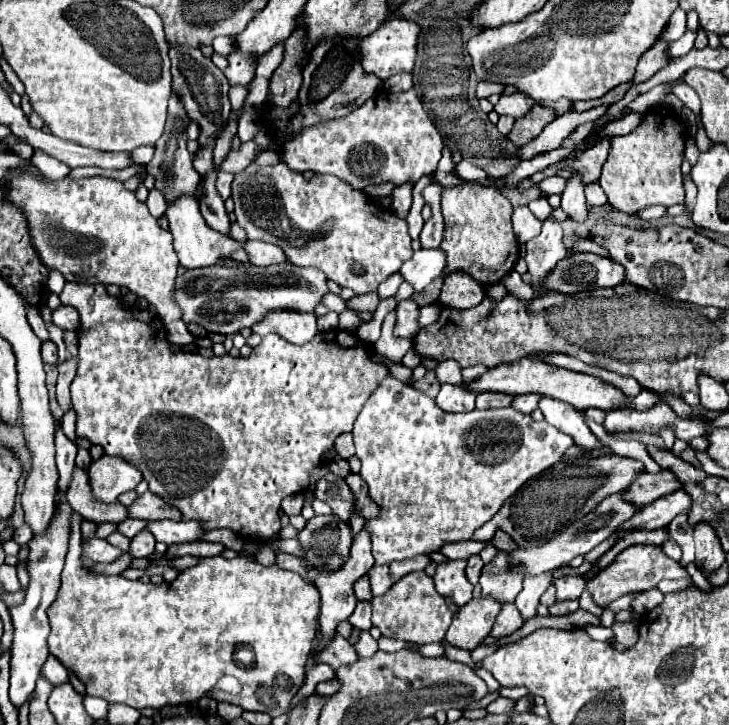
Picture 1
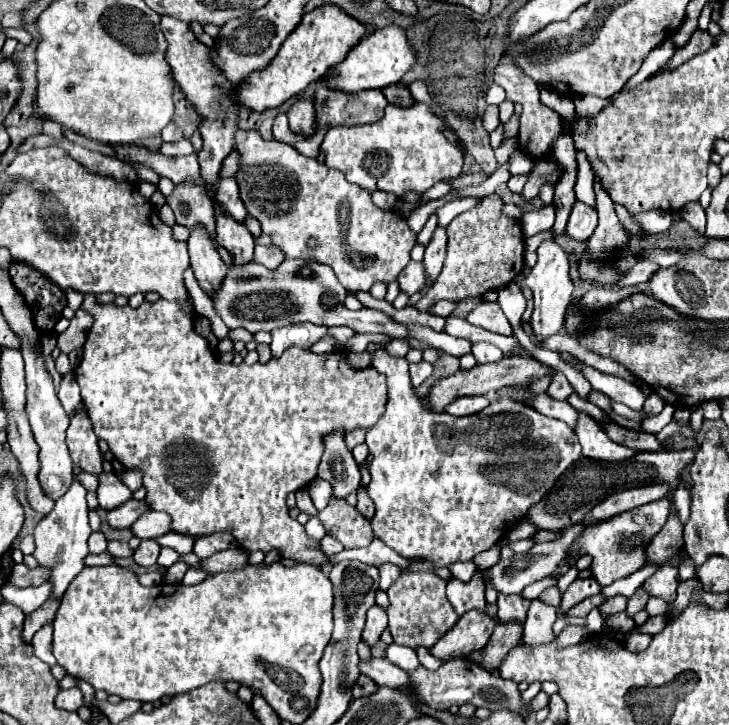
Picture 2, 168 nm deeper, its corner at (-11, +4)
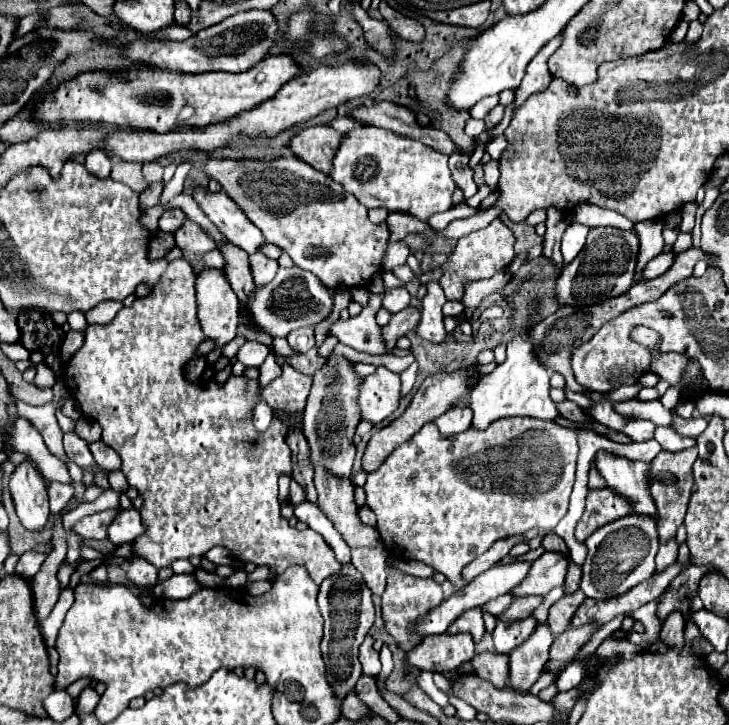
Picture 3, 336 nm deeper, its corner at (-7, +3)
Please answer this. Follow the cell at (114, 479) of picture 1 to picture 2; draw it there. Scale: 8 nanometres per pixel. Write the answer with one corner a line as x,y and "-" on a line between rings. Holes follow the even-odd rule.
126,470
126,472
122,472
122,474
118,474
118,478
132,490
132,492
136,492
140,486
142,486
142,480
140,480
140,472
136,472
136,470

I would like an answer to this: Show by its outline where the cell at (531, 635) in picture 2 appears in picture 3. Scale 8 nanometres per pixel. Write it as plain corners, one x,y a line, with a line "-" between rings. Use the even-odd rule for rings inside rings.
538,623
532,637
518,645
510,653
510,685
520,691
528,691
540,677
542,667
548,661
548,651
554,637
546,623

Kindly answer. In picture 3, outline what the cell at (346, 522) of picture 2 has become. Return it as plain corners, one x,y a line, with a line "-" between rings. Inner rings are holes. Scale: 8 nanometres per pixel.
318,467
314,483
318,491
320,511
332,521
334,529
352,549
380,545
378,531
374,527
364,525
358,517
358,507
354,503
354,487
350,479
334,477
324,467

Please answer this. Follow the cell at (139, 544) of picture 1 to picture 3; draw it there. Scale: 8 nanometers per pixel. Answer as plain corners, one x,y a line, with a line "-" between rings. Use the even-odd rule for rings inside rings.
132,557
126,563
126,575
132,583
136,583
138,587
144,587
144,585
154,585
156,583
158,571
152,563
148,563
140,557

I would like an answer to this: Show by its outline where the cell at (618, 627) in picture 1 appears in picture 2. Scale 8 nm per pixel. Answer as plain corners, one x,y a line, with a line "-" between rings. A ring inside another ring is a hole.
638,588
636,590
636,594
632,596
632,598
628,598
626,612
628,615
633,618
633,616
642,610
644,606
646,606
646,602
648,602
648,598
650,598
650,594
644,590
644,588

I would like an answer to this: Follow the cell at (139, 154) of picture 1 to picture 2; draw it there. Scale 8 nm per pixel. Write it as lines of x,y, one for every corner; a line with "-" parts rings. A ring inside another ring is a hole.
181,139
175,143
163,143
159,149
159,152
168,157
175,157
194,154
195,150
190,140

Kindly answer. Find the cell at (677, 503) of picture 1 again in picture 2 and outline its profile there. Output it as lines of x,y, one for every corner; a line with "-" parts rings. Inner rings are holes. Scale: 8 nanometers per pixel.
662,498
656,500
652,504
644,504
632,512
622,512
620,516
614,516
606,522
600,522
592,528
586,528
568,548
566,558
560,562
560,566
556,568
556,572
552,572
552,578
560,578
564,576
580,556
588,554
592,556
592,578
600,584
600,586
608,586
614,580
626,578
632,572
640,570
646,564
646,546
652,542
652,538
662,530
662,526
666,524
666,518
670,514
670,500

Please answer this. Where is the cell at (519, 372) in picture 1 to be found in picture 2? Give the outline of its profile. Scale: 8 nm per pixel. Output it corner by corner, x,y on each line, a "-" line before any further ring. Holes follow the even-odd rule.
504,356
502,360
498,362
492,362
492,364
476,364
474,368
470,370
458,370
450,376
444,376
444,378
438,378
432,388
428,390
424,402
428,404
428,408
432,412
444,412
444,408
456,400
456,398
462,398
462,396
486,396
486,394
494,394
498,392
500,388
504,386
514,386
514,384
524,384
528,380
538,380
542,376
548,376
552,374
552,368
538,362
538,360
528,360
528,356

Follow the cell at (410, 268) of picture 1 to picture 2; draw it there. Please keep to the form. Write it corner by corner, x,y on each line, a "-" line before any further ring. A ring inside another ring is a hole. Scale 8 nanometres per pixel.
410,262
410,264
404,268
404,272
400,272
400,276
398,276
400,292
412,296
412,294
416,294
416,292
422,290
424,280
426,280
424,264
422,264
422,262

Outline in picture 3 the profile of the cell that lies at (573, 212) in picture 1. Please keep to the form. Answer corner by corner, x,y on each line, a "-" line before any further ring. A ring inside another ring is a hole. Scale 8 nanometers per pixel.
570,223
568,229
564,231
562,237
562,255
564,255
564,263
570,263
584,247
586,243
586,235
588,235
588,227
582,223

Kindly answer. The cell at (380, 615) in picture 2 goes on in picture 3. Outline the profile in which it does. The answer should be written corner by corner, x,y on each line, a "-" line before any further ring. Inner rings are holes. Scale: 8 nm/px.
368,635
364,639
364,643
360,645
360,663
362,663
364,675
376,677
380,673
380,659
378,659
378,651
372,647
372,643
374,643
374,637

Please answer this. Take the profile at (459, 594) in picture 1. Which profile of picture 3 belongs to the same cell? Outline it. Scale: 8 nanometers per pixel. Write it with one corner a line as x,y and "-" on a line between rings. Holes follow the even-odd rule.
480,607
476,609
468,609
468,613
462,613
450,627
448,633
460,633
460,631
468,631
472,633
474,641
480,641
480,637
484,635
484,621
482,621
482,611

